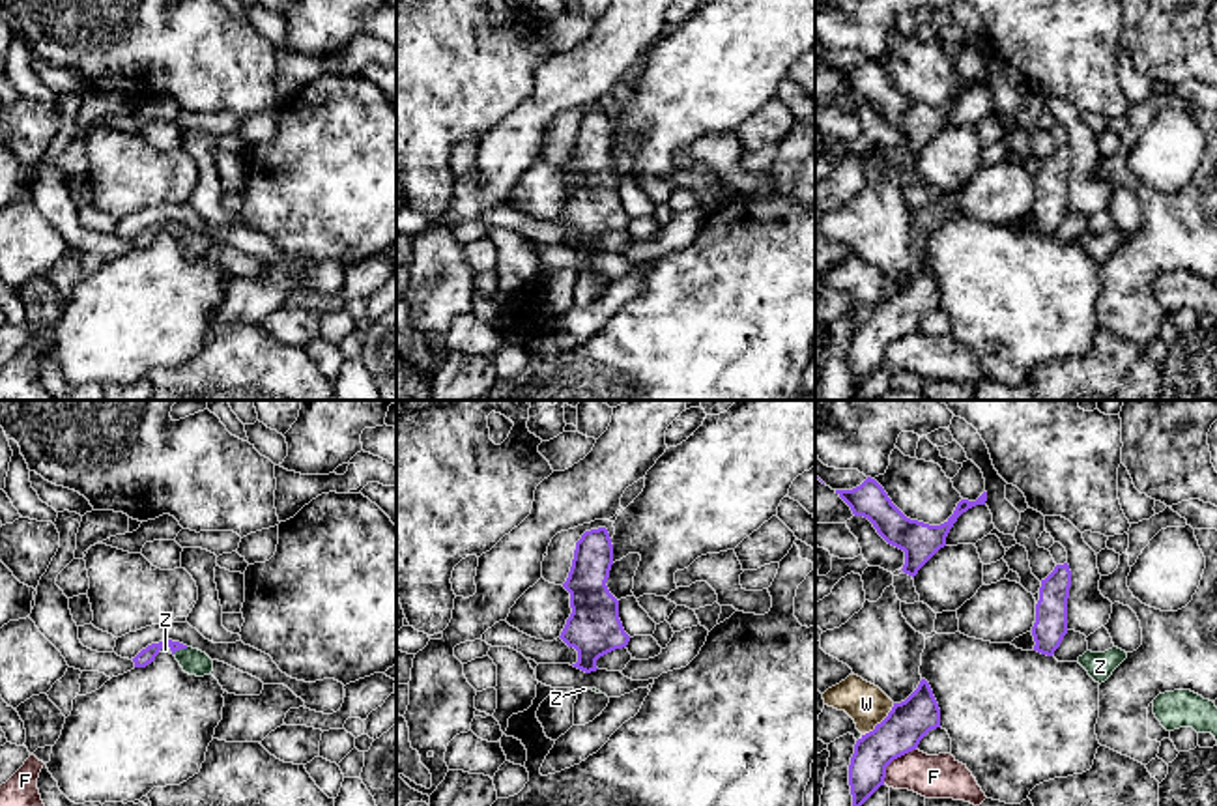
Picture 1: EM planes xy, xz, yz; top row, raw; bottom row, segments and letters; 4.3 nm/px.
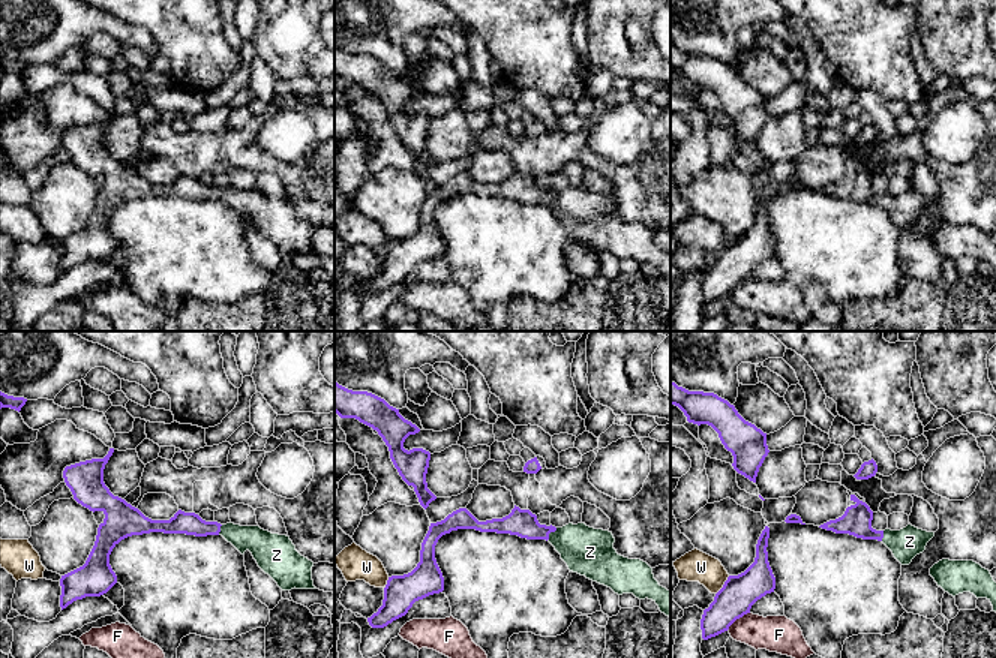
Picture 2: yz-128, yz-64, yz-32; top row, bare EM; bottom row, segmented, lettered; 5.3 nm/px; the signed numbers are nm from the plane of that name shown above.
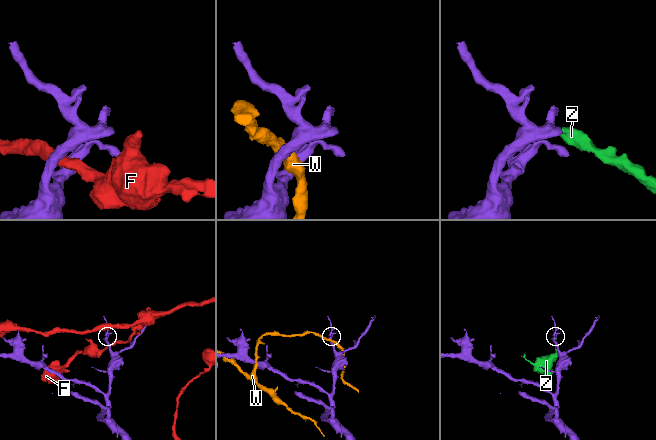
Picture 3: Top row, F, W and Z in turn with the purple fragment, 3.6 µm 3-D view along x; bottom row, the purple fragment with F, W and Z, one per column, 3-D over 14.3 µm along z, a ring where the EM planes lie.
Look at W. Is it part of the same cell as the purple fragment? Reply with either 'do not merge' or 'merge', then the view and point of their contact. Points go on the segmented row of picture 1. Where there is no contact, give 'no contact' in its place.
do not merge | yz (881, 722)

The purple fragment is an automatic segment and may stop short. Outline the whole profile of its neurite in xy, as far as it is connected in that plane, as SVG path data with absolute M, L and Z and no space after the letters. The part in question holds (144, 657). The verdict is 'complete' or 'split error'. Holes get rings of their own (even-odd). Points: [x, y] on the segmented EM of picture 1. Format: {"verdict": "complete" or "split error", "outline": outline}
{"verdict": "split error", "outline": "M172 640L151 643L146 649L142 649L133 658L135 668L146 668L155 660L159 653L174 655L179 666L183 668L183 671L189 675L204 677L213 671L213 660L206 653Z"}

